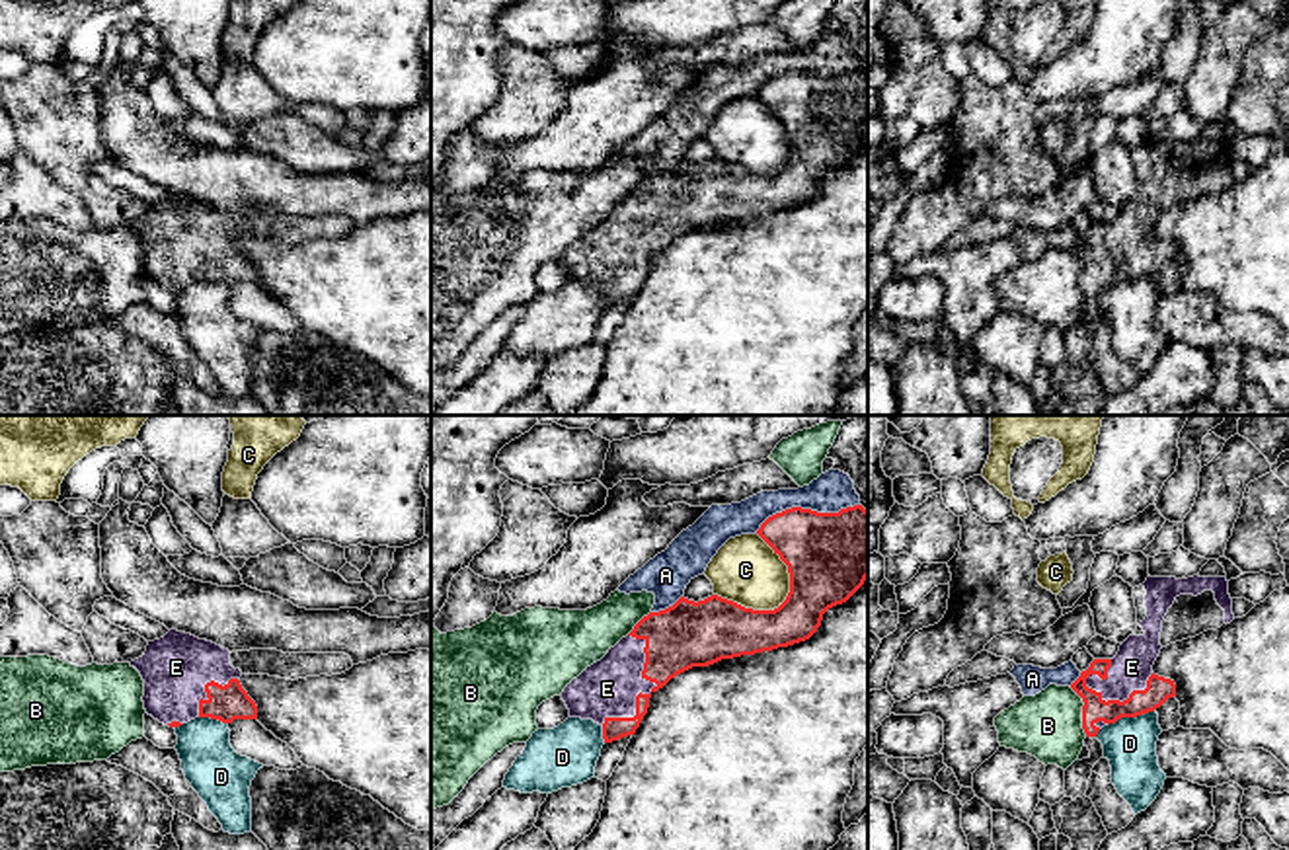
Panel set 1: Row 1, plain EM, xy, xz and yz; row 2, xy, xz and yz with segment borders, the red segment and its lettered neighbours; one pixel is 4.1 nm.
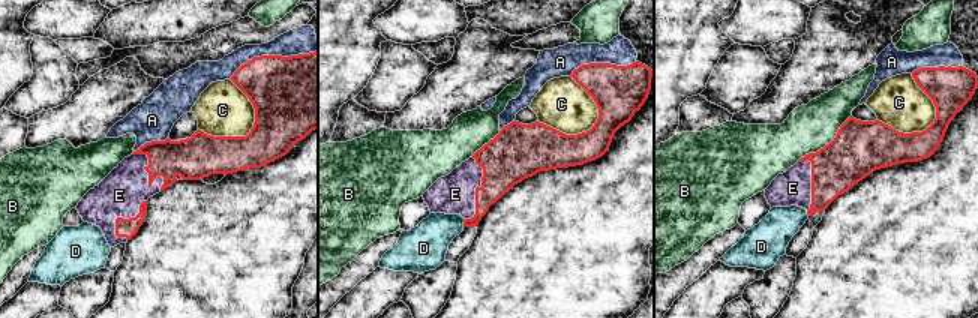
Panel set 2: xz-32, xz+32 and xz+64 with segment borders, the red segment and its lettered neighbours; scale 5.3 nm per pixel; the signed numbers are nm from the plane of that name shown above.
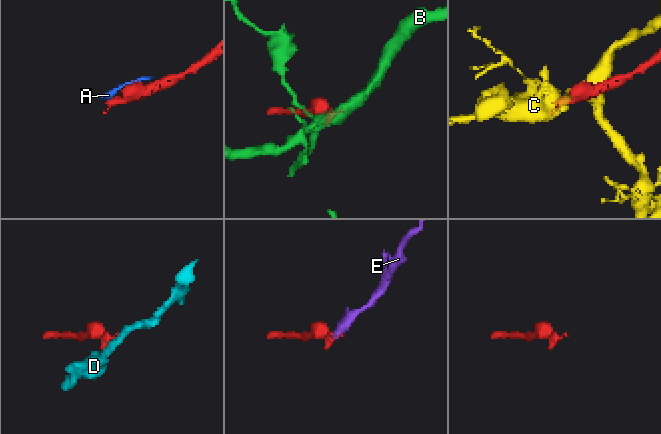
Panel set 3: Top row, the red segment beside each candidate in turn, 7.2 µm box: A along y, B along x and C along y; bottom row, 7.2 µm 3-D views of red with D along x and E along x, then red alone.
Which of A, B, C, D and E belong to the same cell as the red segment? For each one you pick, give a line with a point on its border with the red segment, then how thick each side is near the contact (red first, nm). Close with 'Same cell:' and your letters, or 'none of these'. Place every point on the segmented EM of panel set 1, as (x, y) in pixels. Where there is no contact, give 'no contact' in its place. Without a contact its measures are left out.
E: meets red in xz at (644, 695); 240 nm thick on the red side, 240 nm on the other
Same cell: E

